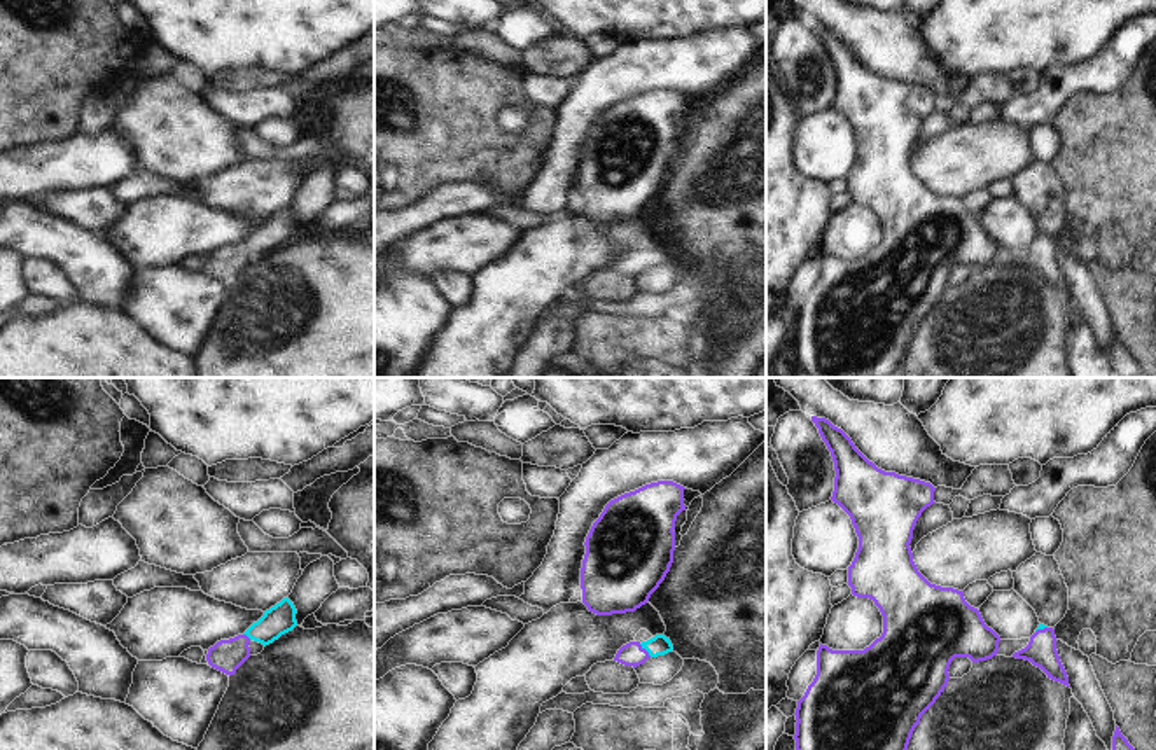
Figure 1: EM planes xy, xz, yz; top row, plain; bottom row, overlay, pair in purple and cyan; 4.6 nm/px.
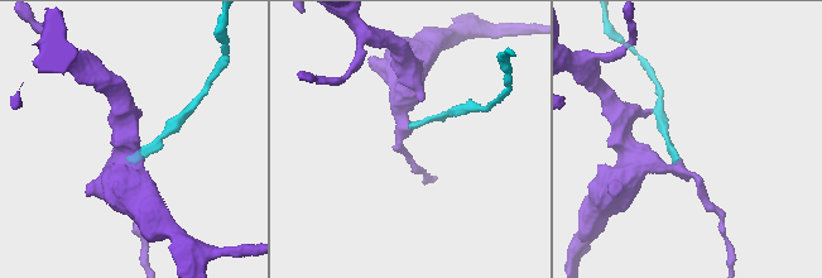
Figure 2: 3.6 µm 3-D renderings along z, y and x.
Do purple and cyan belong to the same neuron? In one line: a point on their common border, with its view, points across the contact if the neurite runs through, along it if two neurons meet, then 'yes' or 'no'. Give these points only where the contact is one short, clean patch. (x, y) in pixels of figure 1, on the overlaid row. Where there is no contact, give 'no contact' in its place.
xz (646, 651) | across xz (632, 654), (646, 651), (658, 645) | yes

